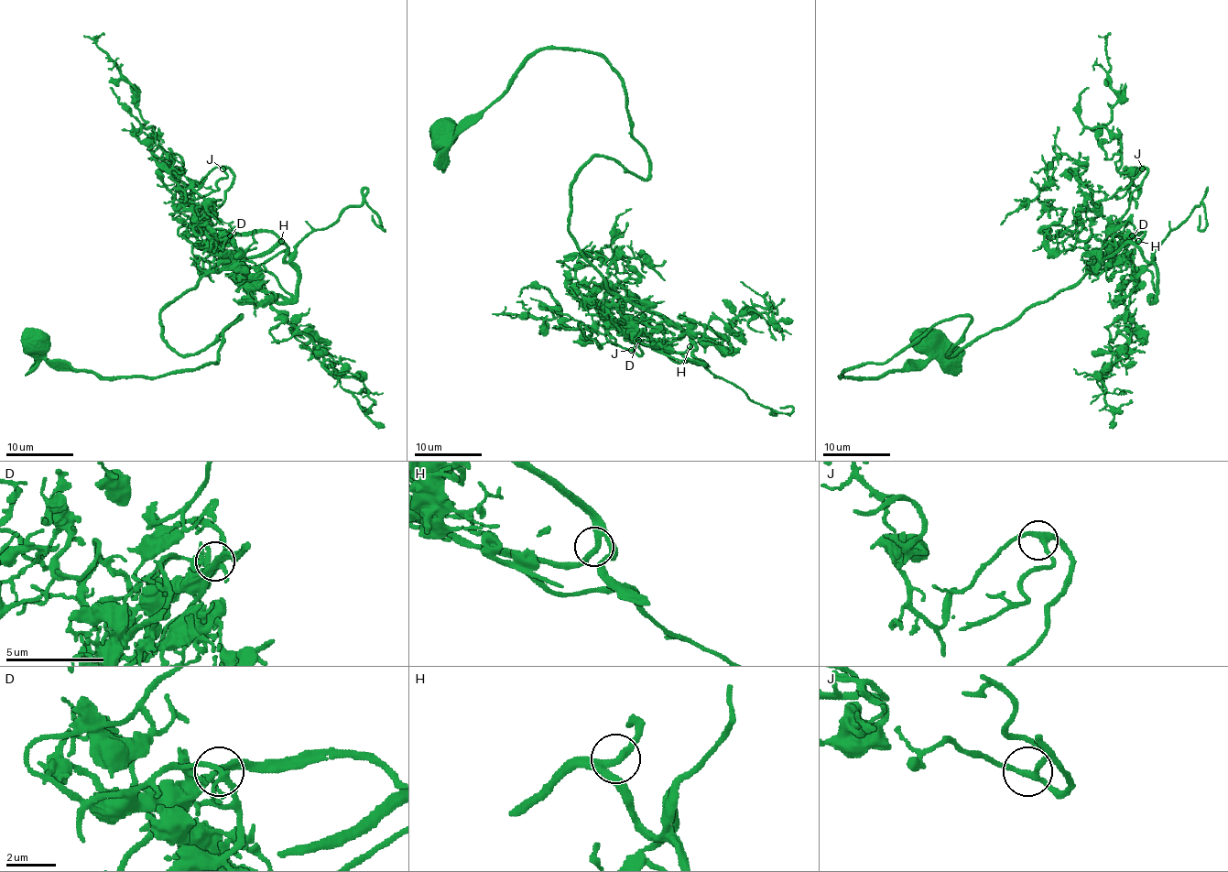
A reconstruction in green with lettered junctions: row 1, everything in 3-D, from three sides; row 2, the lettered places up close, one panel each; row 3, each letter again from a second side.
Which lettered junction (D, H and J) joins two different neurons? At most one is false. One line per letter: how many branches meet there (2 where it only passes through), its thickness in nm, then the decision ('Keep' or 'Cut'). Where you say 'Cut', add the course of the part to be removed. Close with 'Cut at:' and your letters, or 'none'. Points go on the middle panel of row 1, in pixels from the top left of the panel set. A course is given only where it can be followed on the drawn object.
D: Branches: 3. Thickness 280 nm. Keep
H: Branches: 3. Thickness 240 nm. Keep
J: Branches: 3. Thickness 240 nm. Keep
Cut at: none

